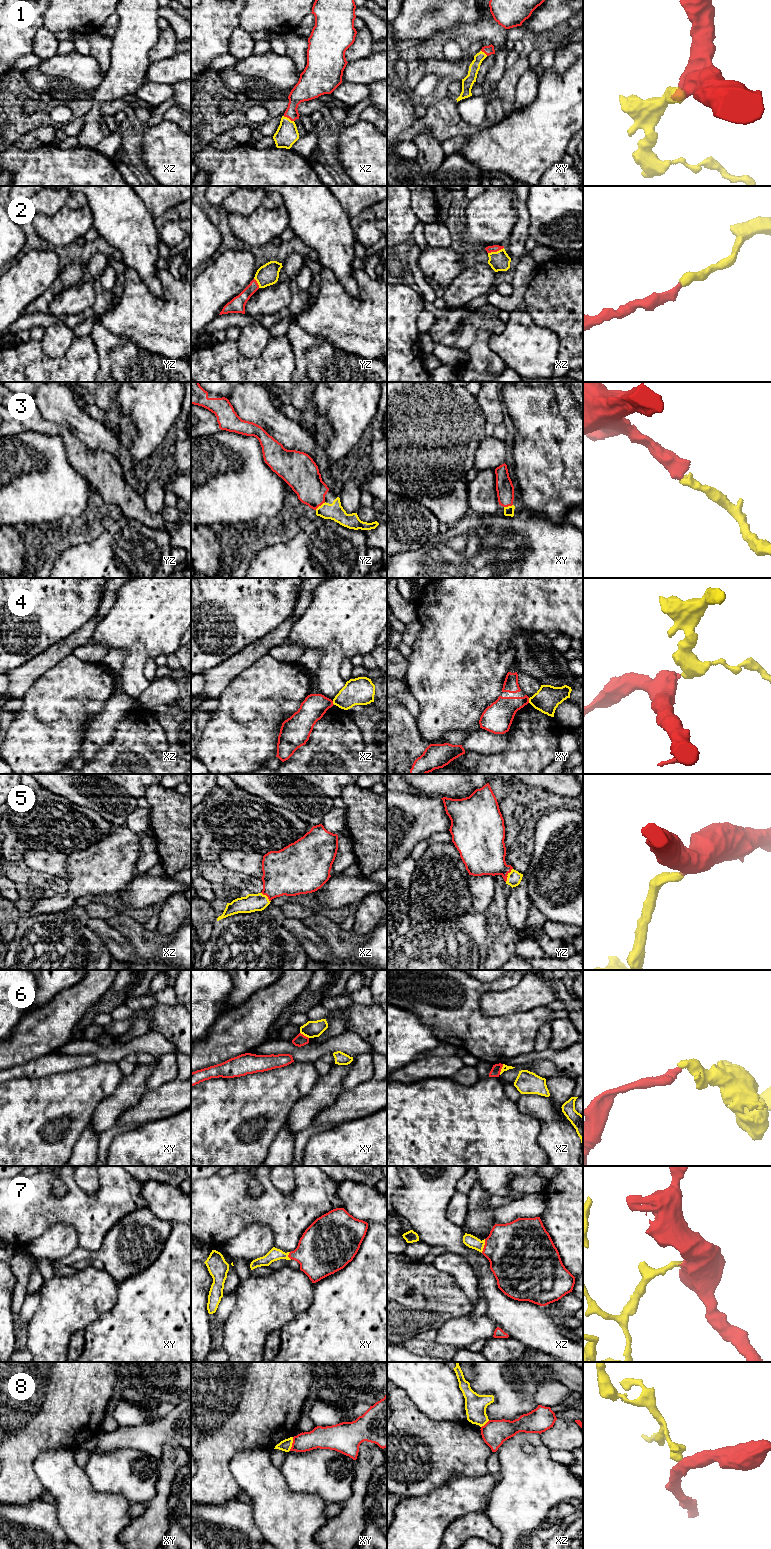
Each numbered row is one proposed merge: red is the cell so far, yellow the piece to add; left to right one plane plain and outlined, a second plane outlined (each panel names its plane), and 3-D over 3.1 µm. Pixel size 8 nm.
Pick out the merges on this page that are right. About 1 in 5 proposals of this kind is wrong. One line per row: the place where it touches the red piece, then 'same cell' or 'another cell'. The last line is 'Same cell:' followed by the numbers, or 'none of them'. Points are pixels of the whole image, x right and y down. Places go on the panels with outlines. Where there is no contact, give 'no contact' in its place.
1: contact xz (288, 117); same cell
2: contact xz (495, 251); same cell
3: contact yz (320, 505); same cell
4: contact xy (528, 700); another cell
5: contact yz (507, 874); same cell
6: contact xz (501, 1068); another cell
7: contact xz (484, 1246); same cell
8: contact xy (292, 1444); another cell
Same cell: 1, 2, 3, 5, 7

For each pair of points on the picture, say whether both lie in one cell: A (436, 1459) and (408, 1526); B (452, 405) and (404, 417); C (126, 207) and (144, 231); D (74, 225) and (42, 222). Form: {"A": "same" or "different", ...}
{"A": "different", "B": "same", "C": "same", "D": "same"}

